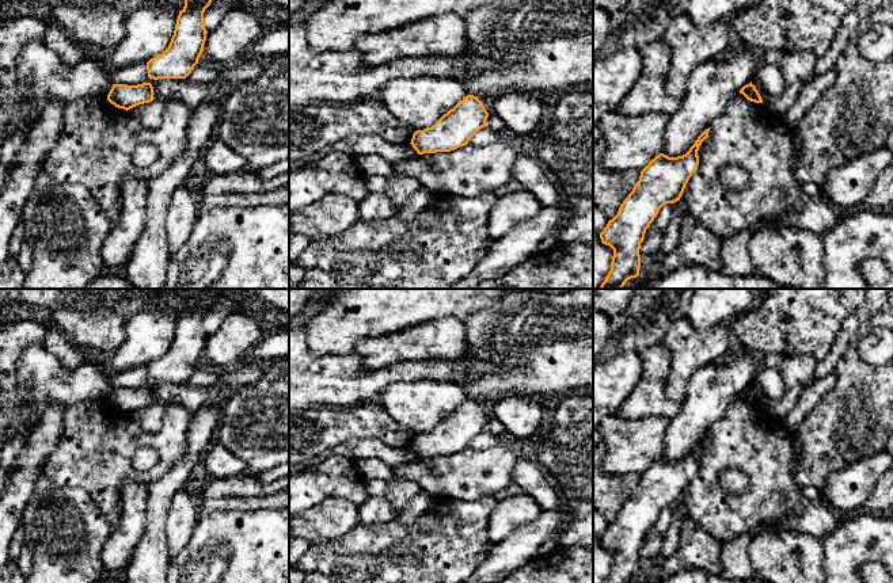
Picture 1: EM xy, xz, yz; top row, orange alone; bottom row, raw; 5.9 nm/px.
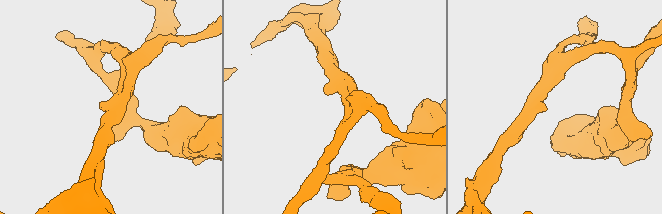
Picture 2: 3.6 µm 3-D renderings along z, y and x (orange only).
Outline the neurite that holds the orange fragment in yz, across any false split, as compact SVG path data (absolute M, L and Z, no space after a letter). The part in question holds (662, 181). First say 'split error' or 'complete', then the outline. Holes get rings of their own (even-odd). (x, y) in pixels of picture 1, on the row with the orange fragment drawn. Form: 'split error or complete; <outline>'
complete; M710 127L685 155L669 157L660 153L641 171L639 180L618 214L600 233L601 243L613 249L611 270L600 289L623 289L628 279L639 275L639 248L646 229L664 205L680 201L685 184L698 169L698 150L708 132Z

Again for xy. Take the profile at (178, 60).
complete; M185 0L168 47L147 62L148 77L186 79L204 52L206 28L204 12L212 0Z

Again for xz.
complete; M467 95L432 127L414 132L410 144L418 155L455 150L486 126L487 117L478 96Z

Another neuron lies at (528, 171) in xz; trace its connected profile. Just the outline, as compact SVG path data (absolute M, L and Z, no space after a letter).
M521 149L514 168L516 179L525 191L532 194L542 207L556 206L562 203L562 197L547 176L544 165L527 149Z

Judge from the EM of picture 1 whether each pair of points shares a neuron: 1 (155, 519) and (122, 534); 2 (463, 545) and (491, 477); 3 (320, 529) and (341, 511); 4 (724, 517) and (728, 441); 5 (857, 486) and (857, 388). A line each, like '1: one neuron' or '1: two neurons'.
1: two neurons
2: two neurons
3: one neuron
4: one neuron
5: two neurons

